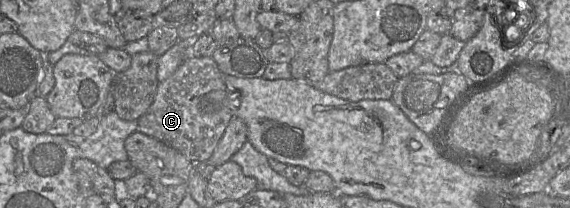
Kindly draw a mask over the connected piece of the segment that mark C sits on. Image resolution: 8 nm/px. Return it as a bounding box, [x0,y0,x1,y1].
[138,57,239,163]

